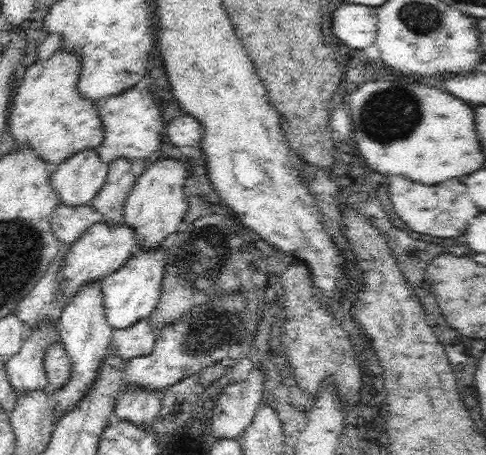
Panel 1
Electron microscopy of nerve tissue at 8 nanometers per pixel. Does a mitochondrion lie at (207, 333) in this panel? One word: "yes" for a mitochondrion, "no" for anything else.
yes

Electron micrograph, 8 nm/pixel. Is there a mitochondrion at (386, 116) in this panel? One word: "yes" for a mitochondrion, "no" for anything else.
yes

